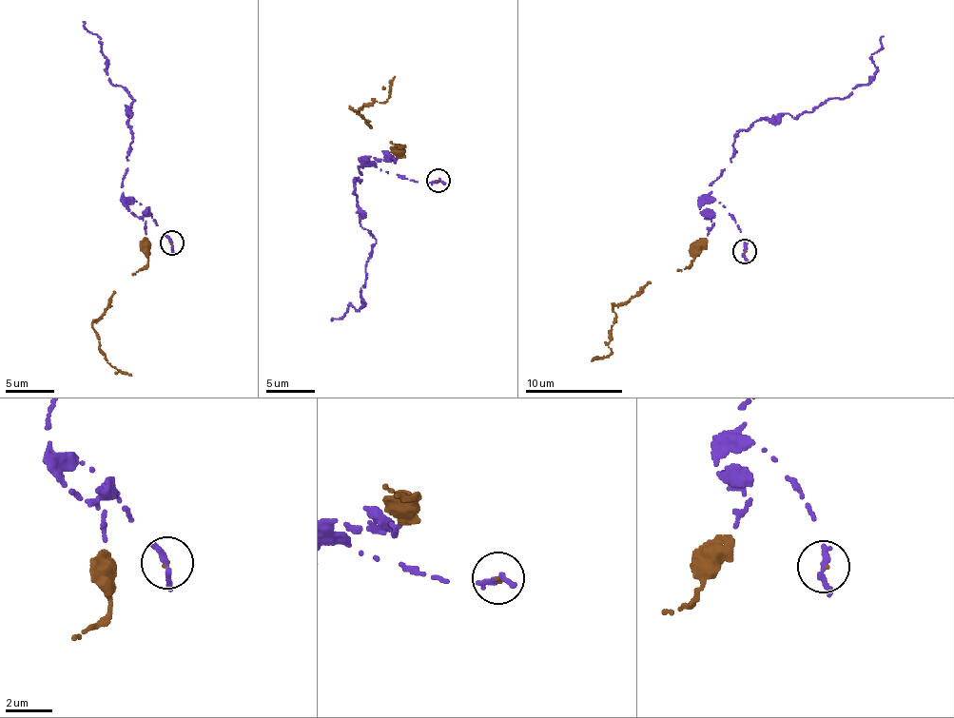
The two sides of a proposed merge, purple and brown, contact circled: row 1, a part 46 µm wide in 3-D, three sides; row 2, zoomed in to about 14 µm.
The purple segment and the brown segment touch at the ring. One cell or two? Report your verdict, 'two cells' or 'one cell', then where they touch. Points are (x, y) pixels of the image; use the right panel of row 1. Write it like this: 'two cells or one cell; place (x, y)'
one cell; place (745, 251)

